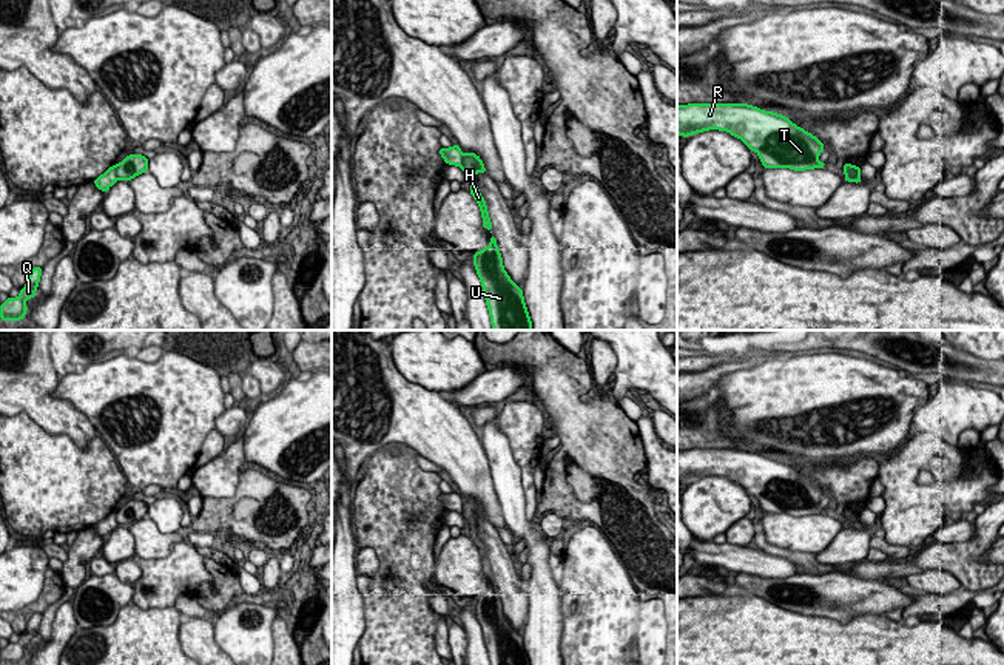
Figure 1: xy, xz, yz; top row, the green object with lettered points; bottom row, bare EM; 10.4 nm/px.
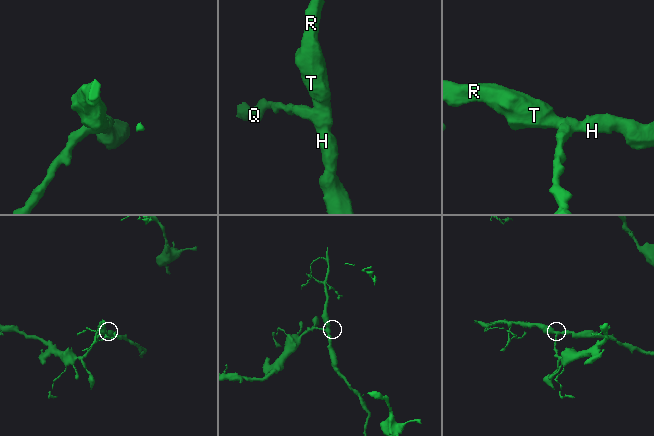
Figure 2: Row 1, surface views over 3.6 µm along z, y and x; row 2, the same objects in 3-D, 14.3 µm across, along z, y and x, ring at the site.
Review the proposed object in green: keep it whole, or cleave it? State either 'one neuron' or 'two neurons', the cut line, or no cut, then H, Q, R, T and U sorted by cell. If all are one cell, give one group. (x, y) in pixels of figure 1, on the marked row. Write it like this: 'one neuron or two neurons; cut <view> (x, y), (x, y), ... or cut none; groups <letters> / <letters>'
two neurons; cut xy (114, 165), (119, 178); groups H R T U / Q

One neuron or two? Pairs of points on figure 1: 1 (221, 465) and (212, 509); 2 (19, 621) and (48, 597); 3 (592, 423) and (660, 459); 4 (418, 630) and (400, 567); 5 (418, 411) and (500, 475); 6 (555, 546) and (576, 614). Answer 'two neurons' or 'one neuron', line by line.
1: two neurons
2: one neuron
3: two neurons
4: one neuron
5: two neurons
6: two neurons

